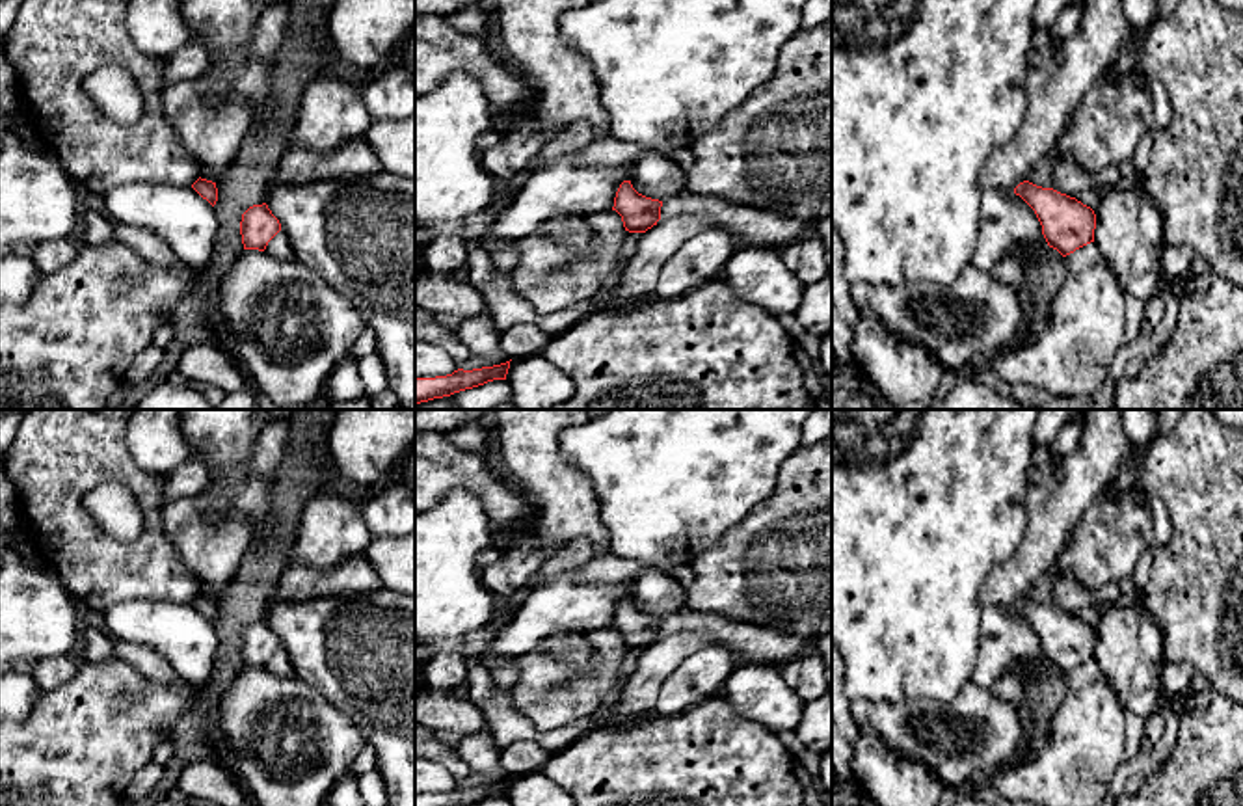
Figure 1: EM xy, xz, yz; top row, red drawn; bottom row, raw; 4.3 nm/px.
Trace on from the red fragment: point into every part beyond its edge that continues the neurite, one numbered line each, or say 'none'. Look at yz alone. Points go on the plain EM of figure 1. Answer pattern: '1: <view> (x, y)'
none

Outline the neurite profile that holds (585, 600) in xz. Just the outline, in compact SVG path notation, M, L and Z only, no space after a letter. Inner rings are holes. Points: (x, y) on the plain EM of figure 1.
M612 553L540 583L480 657L523 655L558 631L588 635L612 627L620 601L629 598L642 570L640 562Z

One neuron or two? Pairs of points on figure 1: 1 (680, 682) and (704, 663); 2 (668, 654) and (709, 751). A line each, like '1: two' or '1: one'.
1: one
2: two

